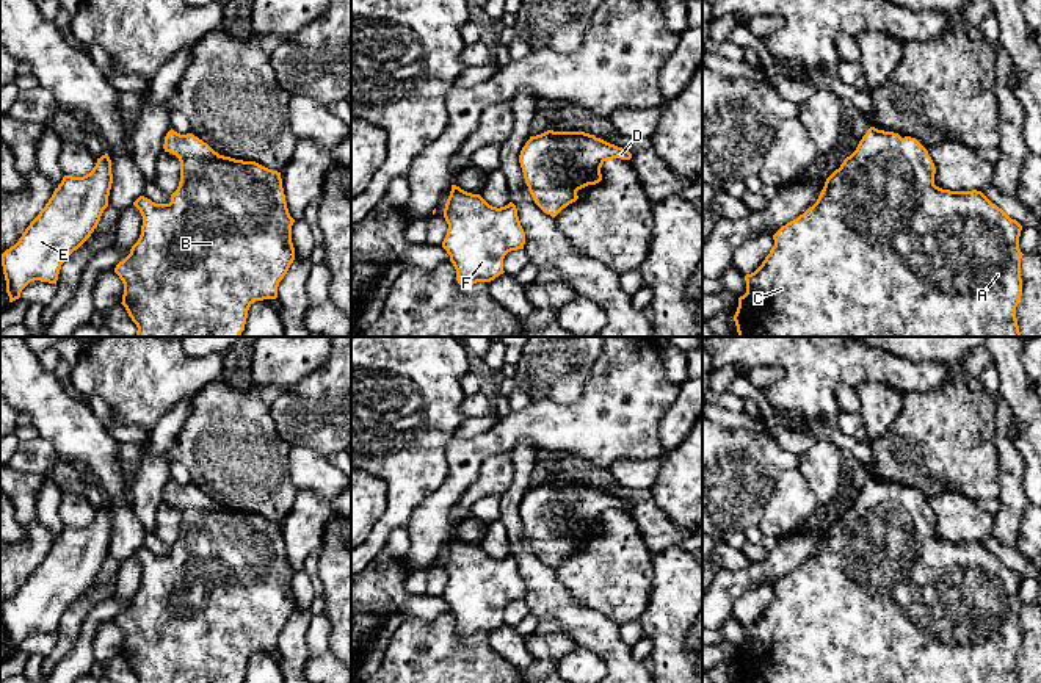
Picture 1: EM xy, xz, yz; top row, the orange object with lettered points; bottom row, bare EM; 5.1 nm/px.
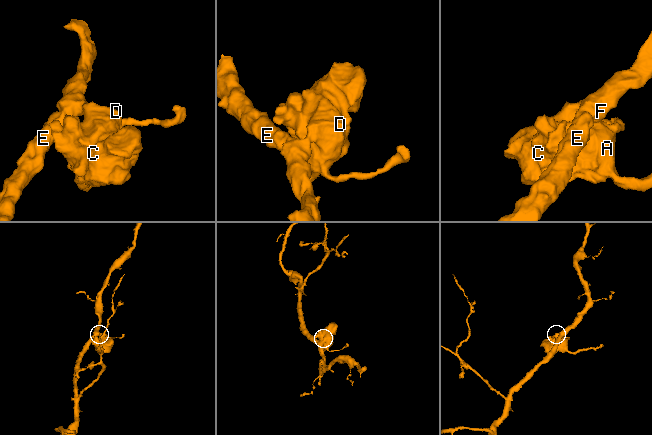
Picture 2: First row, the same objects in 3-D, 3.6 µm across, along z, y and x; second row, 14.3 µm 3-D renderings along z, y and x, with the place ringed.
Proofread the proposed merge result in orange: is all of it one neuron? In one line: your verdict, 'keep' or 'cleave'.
keep

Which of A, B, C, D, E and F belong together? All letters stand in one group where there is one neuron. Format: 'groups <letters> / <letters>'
groups A B C D E F

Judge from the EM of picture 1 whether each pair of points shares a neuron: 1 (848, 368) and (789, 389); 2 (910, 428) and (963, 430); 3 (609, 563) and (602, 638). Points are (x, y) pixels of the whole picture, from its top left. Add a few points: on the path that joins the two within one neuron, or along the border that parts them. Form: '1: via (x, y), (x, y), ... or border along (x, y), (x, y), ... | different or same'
1: via (834, 368), (822, 368), (803, 387) | same
2: via (922, 428), (950, 430) | same
3: border along (571, 599), (579, 605), (599, 611), (618, 627) | different

